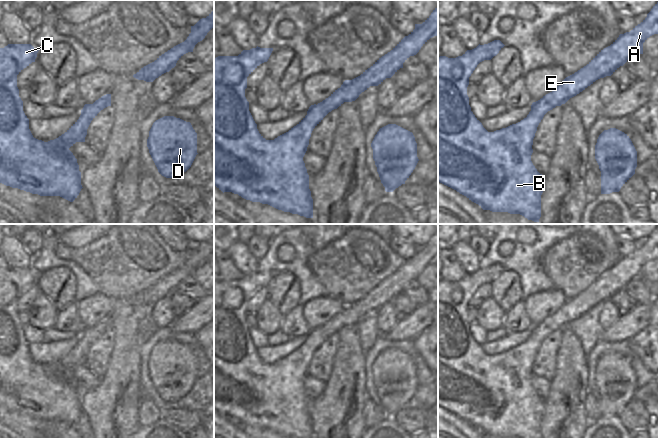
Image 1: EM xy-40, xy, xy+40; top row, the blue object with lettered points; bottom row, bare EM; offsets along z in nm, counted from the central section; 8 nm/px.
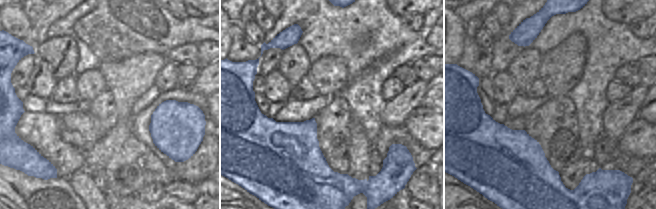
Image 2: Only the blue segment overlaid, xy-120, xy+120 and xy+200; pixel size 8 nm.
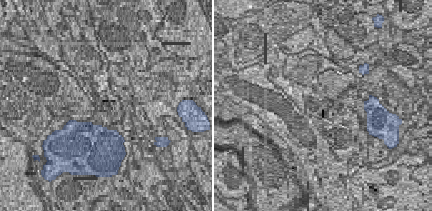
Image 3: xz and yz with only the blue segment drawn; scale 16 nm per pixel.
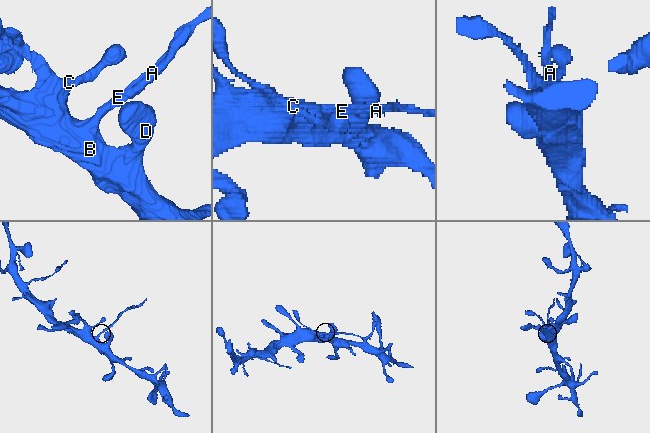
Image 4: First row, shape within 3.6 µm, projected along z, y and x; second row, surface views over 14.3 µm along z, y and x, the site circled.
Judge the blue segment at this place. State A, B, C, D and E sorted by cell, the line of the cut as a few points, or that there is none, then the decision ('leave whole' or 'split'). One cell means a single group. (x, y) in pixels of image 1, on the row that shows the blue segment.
A E / B C D | xy+40 (531, 107), (539, 107), (545, 113) | split

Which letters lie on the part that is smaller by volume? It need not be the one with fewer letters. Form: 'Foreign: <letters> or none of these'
Foreign: A, E

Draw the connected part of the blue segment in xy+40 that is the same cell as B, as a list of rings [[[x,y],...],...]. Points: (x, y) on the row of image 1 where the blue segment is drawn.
[[[500,40],[478,45],[462,56],[438,58],[438,182],[456,190],[483,210],[520,214],[539,222],[545,179],[531,161],[532,145],[544,113],[531,108],[526,118],[488,132],[469,105],[469,77],[484,60],[491,60],[505,45]]]

